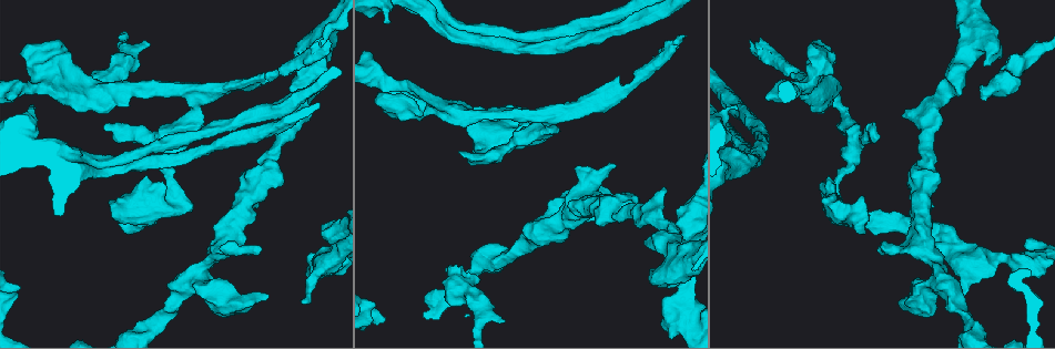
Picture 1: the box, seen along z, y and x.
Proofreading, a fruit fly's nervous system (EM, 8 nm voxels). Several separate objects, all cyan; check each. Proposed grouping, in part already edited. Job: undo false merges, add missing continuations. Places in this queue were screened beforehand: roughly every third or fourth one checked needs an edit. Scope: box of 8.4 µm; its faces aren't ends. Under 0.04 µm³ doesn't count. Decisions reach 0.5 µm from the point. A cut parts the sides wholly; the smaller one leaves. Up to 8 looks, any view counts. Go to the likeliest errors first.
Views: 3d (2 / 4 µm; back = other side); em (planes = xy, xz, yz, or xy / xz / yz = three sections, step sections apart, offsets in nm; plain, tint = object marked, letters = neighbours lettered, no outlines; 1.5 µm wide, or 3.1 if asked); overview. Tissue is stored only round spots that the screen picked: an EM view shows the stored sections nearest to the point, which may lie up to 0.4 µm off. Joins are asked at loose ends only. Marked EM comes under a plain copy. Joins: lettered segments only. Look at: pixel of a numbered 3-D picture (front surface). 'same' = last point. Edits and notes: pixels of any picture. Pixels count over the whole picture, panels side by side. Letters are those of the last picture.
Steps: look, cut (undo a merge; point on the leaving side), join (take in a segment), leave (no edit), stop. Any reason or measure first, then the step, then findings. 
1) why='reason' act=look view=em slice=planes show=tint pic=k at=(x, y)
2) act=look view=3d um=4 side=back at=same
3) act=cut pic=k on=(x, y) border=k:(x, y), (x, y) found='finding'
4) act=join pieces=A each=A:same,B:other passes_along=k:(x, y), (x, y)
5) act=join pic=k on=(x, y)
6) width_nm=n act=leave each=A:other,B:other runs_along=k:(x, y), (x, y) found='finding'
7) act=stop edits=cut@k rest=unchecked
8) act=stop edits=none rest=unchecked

why='an open end' act=look view=em slice=planes show=letters pic=1 at=(145, 177)

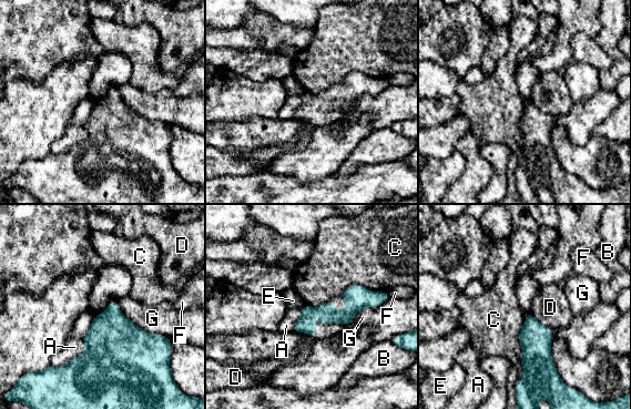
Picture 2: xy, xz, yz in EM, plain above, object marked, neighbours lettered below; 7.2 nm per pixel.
act=leave each=A:other,B:other,C:other,D:other,E:other,F:other,G:other border=2:(530, 313), (550, 329) found='none of them fits'

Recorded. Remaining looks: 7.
why='free end' act=look view=em slice=xz step=8 show=tint pic=1 at=(1035, 41)

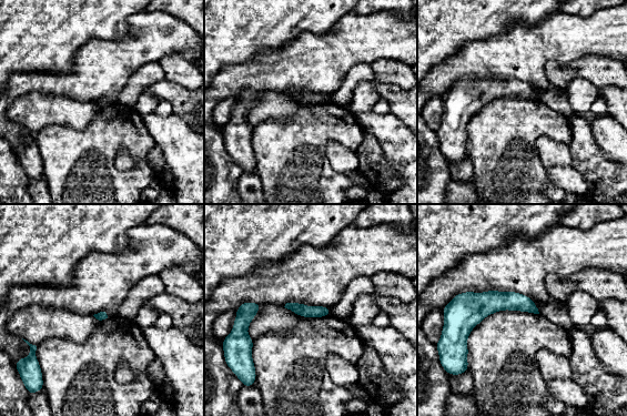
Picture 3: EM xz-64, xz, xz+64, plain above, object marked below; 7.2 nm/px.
act=look view=em slice=planes show=tint at=same

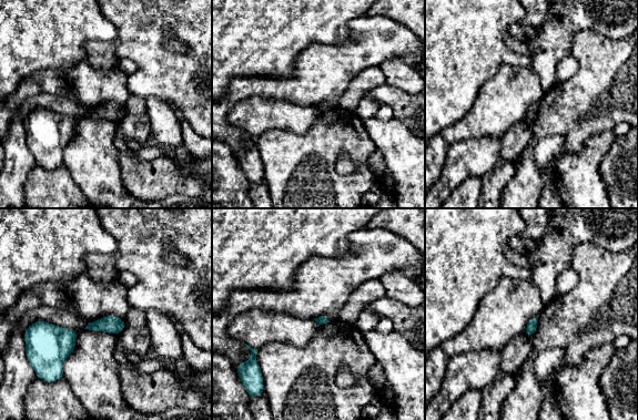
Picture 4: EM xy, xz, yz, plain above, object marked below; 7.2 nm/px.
why='what lies round it' act=look view=em slice=planes show=letters at=same

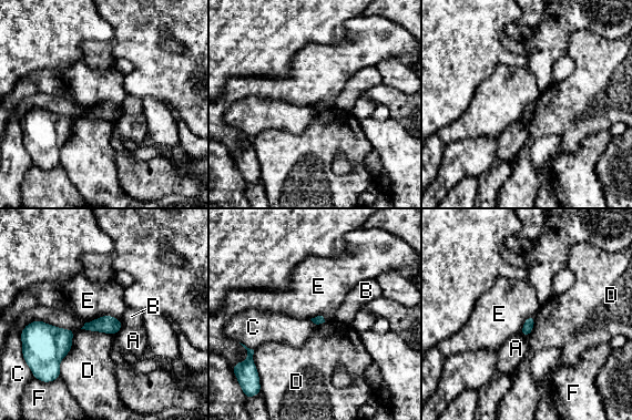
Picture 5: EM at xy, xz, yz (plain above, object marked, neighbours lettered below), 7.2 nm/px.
act=leave each=A:other,B:other,C:other,D:other,E:other,F:other border=5:(119, 318), (102, 315), (88, 321) found='none of them fits'

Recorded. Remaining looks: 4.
why='free end' act=look view=3d um=2 pic=1 at=(103, 128)

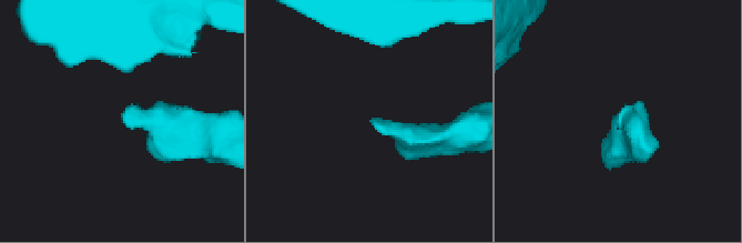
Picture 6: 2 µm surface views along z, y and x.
why='now the EM' act=look view=em slice=xy step=8 show=letters pic=6 at=(375, 120)

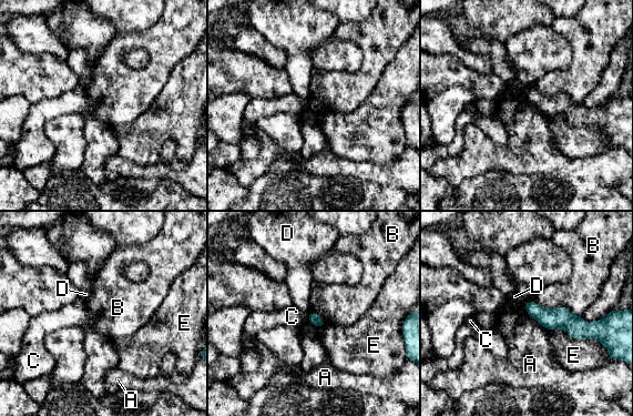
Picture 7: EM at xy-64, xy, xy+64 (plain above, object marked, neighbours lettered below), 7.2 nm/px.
act=leave each=A:other,B:other,C:other,D:other,E:other border=7:(532, 300), (580, 315) found='no lettered segment goes on from it'

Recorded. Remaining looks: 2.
act=stop edits=none rest=unchecked

